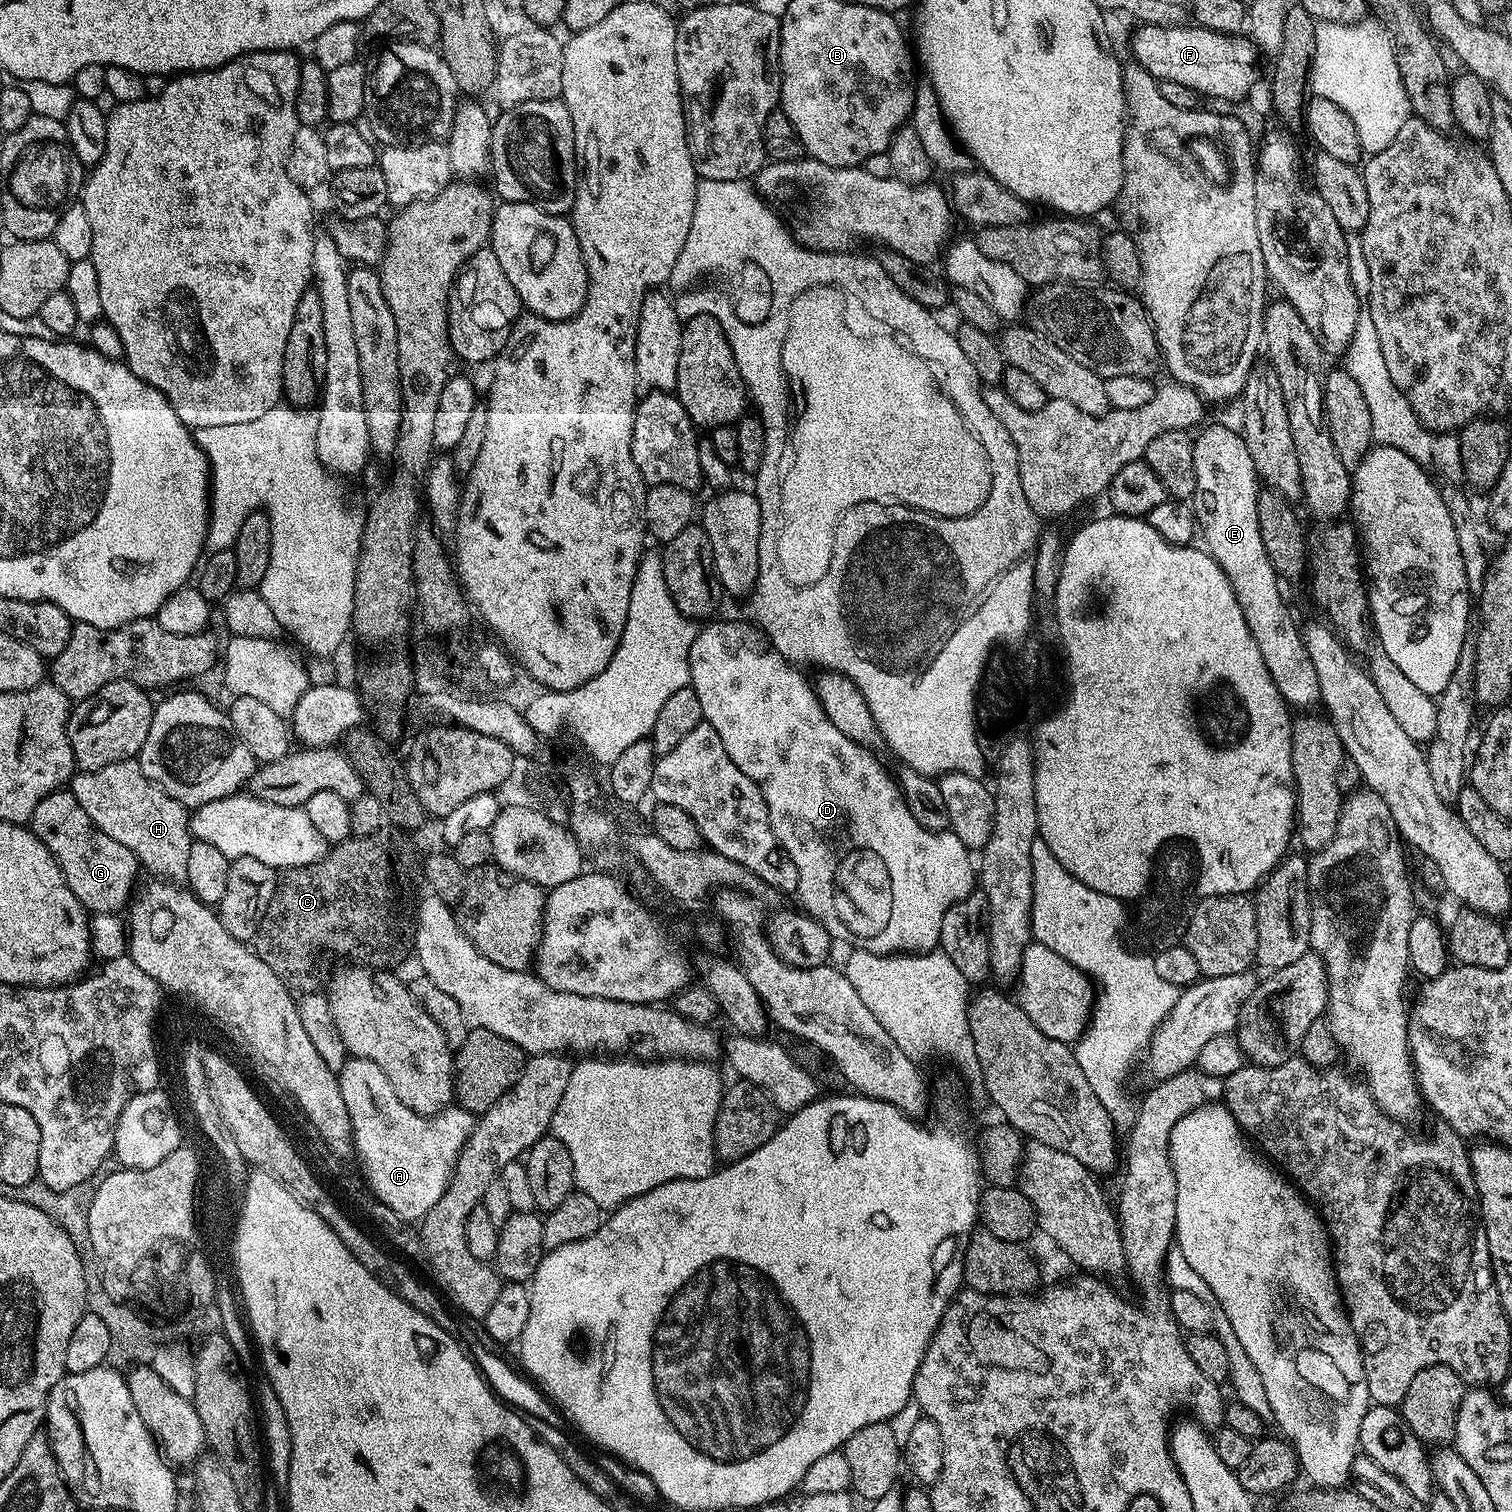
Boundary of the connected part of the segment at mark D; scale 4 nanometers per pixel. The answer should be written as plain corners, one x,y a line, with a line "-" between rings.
717,619
715,622
708,622
703,625
704,628
695,633
692,637
692,645
690,646
690,654
688,655
688,665
690,666
690,674
692,675
690,686
694,690
694,694
698,696
698,703
702,706
702,714
704,715
704,720
710,726
714,726
714,730
718,730
718,738
722,738
722,746
726,746
726,754
730,754
730,758
734,762
734,766
738,766
738,770
742,770
742,774
746,774
746,778
750,778
753,782
757,784
762,790
764,795
764,801
766,802
766,810
768,811
768,817
770,818
770,826
774,830
776,835
776,843
788,853
789,858
794,862
794,866
798,866
798,886
795,890
795,895
800,896
799,907
803,911
807,912
809,915
815,917
816,920
820,920
826,926
828,932
832,936
833,941
839,942
840,940
844,944
852,944
853,949
859,950
861,952
882,952
885,954
919,954
922,952
933,951
939,945
940,935
942,934
942,918
946,918
946,910
950,910
950,906
954,906
958,902
962,902
962,898
966,898
978,884
978,872
974,867
974,860
970,857
969,849
965,848
963,842
956,837
950,830
945,830
943,832
932,832
926,826
922,826
918,822
918,818
914,818
914,814
910,814
908,809
908,804
904,800
904,793
900,791
897,781
892,780
888,777
888,772
871,756
869,749
867,747
856,744
850,738
846,738
846,734
842,734
842,730
838,730
838,726
834,726
834,722
830,722
830,718
826,718
826,714
820,706
820,700
816,697
815,689
811,683
808,684
795,672
793,665
789,663
785,657
781,656
775,648
772,647
771,643
766,639
765,633
761,631
759,627
751,628
748,624
743,624
740,620
720,620

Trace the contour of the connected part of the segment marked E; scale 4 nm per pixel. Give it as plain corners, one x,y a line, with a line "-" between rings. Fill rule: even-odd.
1220,424
1206,429
1200,437
1197,435
1194,440
1194,468
1196,470
1195,499
1200,500
1198,524
1202,529
1202,540
1204,536
1205,542
1208,543
1207,551
1218,567
1224,571
1234,590
1238,606
1244,611
1246,626
1258,646
1258,654
1262,654
1262,662
1266,662
1266,670
1270,670
1270,678
1274,678
1274,686
1278,686
1282,698
1293,709
1315,709
1312,707
1315,704
1317,707
1321,703
1318,670
1314,670
1314,662
1310,662
1301,631
1288,617
1288,608
1280,597
1281,581
1263,546
1261,531
1258,528
1258,502
1262,484
1256,475
1256,467
1250,458
1250,450
1246,450
1243,435
1239,431
1231,432

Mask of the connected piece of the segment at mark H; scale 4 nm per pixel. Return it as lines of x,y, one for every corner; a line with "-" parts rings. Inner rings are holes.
135,759
120,760
93,772
77,771
70,781
70,791
92,825
114,838
114,842
122,842
145,869
166,880
186,881
186,862
193,844
189,809
147,780

